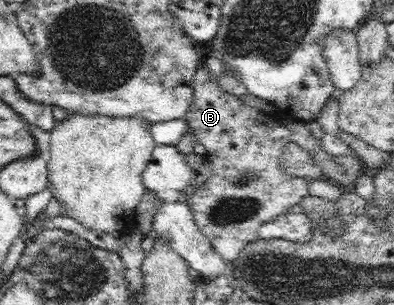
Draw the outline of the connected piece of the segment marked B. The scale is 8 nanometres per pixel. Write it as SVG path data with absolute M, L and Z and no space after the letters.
M205 55L198 58L197 72L193 79L193 103L185 119L197 142L207 148L207 158L211 163L211 176L193 189L189 197L189 208L195 224L212 243L213 251L224 263L233 263L243 248L258 238L259 228L268 221L279 217L286 209L299 204L309 193L310 179L291 176L280 167L283 147L292 141L291 130L285 123L275 122L270 114L256 110L254 106L243 104L235 95L220 88L220 77L214 77L205 68Z

